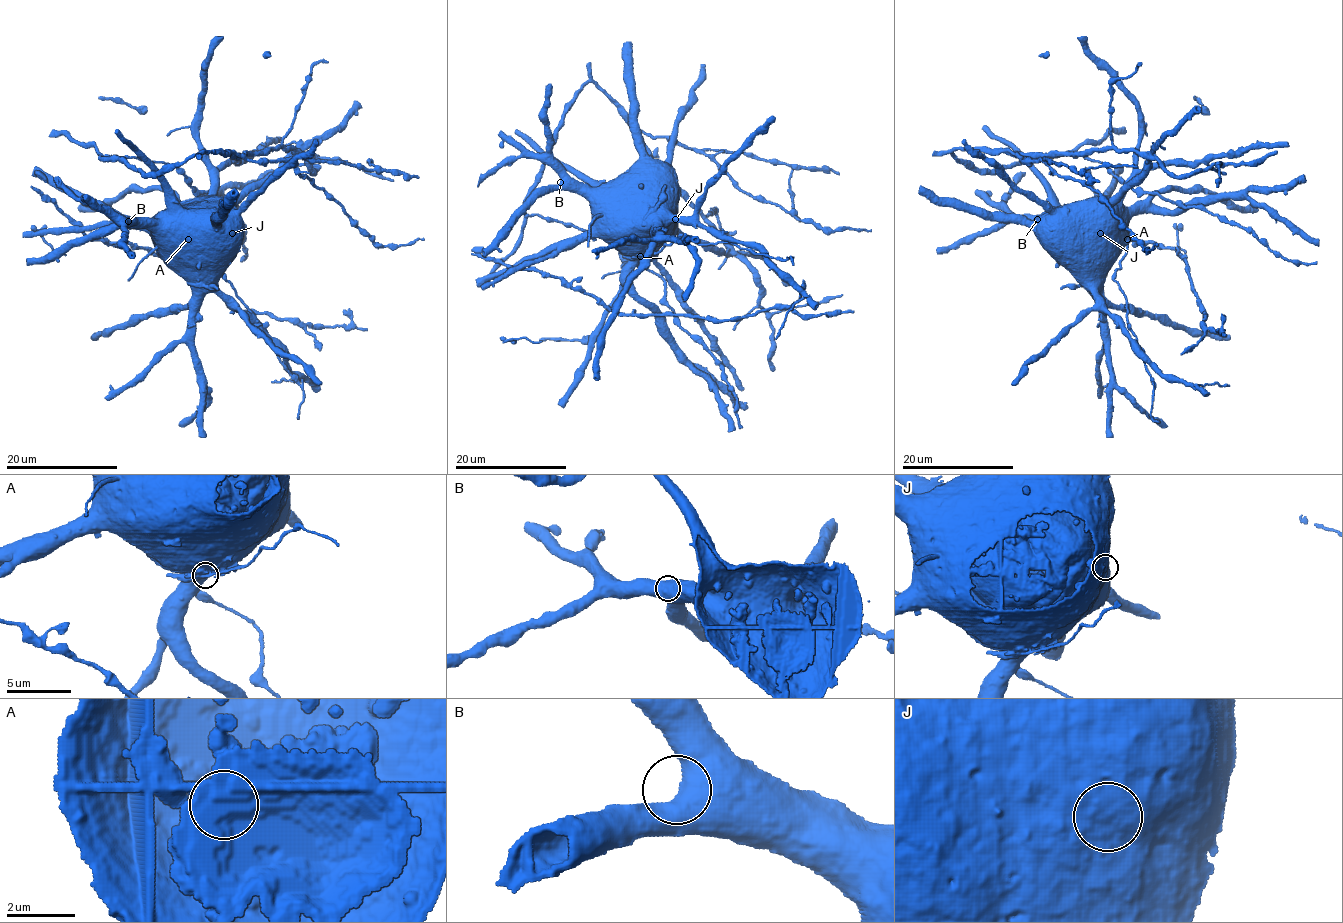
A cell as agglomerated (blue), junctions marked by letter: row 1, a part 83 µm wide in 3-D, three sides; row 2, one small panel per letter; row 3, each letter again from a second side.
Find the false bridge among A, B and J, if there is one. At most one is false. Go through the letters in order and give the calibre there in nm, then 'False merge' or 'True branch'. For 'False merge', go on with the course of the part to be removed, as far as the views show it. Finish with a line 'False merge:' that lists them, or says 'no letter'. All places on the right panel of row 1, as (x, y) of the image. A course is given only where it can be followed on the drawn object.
A: Thickness 900 nm. False merge. Course of the part to remove: (1127, 239), (1127, 251), (1114, 279), (1125, 296), (1129, 330), (1135, 335), (1153, 383), (1150, 415), (1158, 422)
B: Thickness 900 nm. True branch
J: Thickness 800 nm. True branch
False merge: A

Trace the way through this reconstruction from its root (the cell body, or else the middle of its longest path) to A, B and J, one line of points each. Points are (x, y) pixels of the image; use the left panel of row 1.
A: (216, 227), (210, 236), (192, 235), (187, 239)
B: (216, 227), (150, 227), (146, 221), (128, 221)
J: (216, 227), (226, 236), (233, 236), (235, 233), (232, 233)

